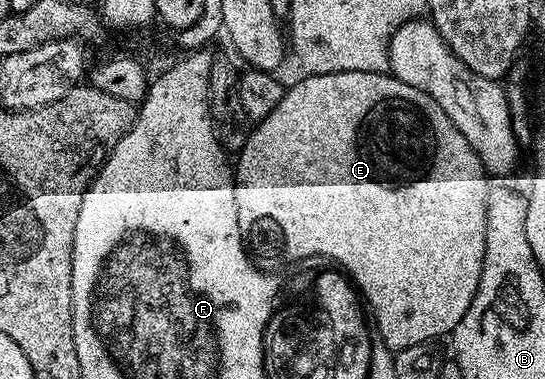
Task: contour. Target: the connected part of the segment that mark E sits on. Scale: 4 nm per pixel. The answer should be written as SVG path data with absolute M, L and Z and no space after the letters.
M333 72L332 74L313 74L303 75L303 80L298 80L294 85L287 87L282 93L280 102L276 105L276 110L272 110L272 114L268 114L268 118L257 121L251 127L250 136L244 142L242 151L237 153L236 160L238 165L233 165L234 174L234 193L236 194L236 214L238 215L238 224L249 225L258 216L274 216L280 225L280 241L281 247L286 247L285 255L291 256L291 261L306 259L309 256L322 256L327 262L333 262L335 265L341 260L350 260L350 264L358 264L358 262L368 262L368 284L372 284L372 302L368 305L369 311L374 311L374 324L378 327L377 339L385 344L391 350L399 348L407 348L408 346L416 346L417 344L428 344L437 341L437 336L449 337L453 333L454 327L461 322L464 314L468 310L468 306L472 306L472 298L476 298L476 290L480 286L480 274L484 266L484 250L486 249L486 215L488 214L488 202L492 195L492 189L486 185L488 181L488 173L482 167L480 158L472 150L472 146L468 146L468 142L464 138L464 134L460 134L460 130L456 130L456 126L448 118L448 114L444 114L444 110L440 110L440 106L436 106L436 102L432 102L432 98L428 98L428 94L424 94L420 90L416 90L416 86L408 86L408 82L400 82L393 74L386 72Z

